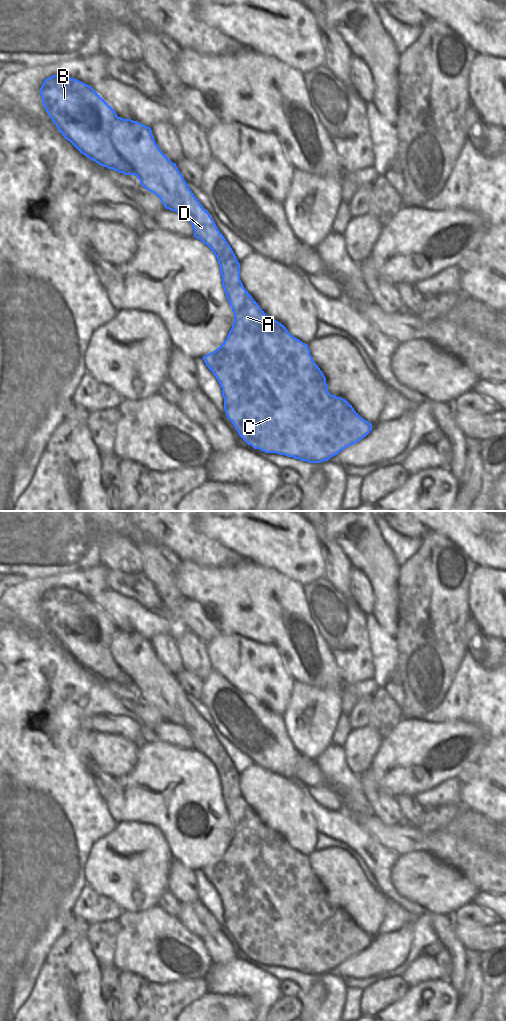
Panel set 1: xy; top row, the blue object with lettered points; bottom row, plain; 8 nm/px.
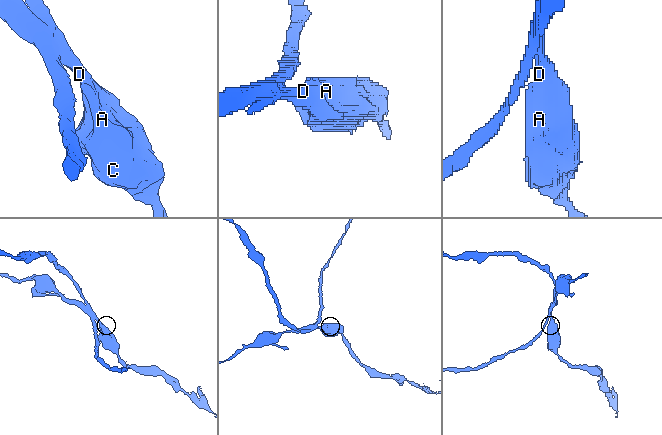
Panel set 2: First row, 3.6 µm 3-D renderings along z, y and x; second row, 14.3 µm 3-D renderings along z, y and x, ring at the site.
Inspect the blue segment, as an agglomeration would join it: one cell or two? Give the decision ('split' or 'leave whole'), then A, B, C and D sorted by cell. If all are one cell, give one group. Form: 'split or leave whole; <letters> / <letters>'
split; A C D / B

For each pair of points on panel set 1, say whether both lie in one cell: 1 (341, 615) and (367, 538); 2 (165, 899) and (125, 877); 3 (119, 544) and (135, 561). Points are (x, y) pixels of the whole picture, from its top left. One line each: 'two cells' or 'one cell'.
1: two cells
2: two cells
3: one cell

